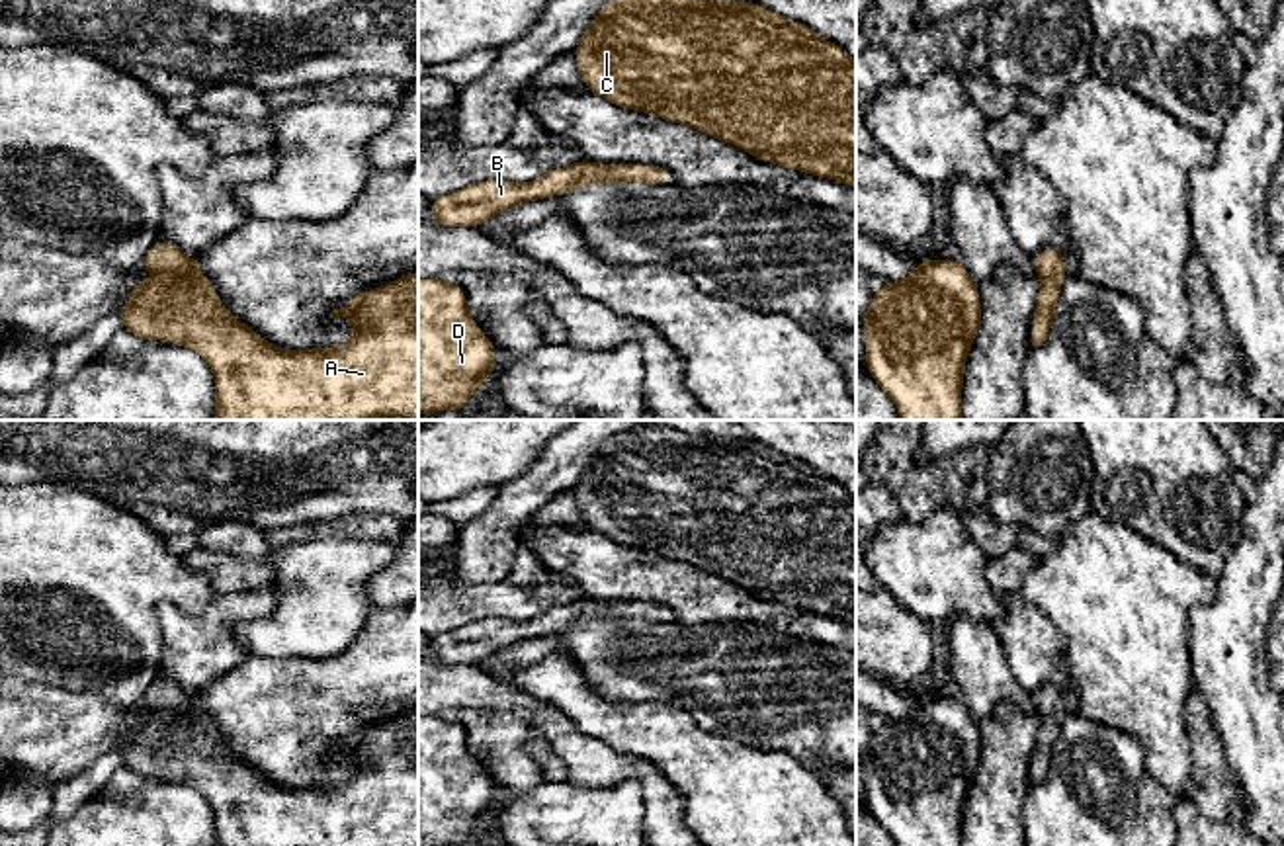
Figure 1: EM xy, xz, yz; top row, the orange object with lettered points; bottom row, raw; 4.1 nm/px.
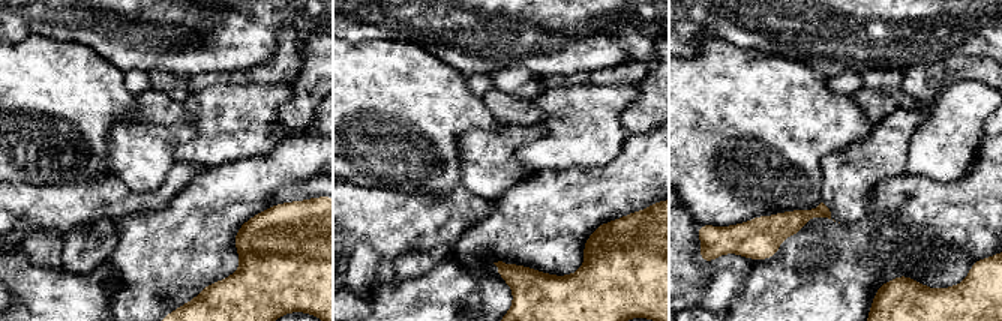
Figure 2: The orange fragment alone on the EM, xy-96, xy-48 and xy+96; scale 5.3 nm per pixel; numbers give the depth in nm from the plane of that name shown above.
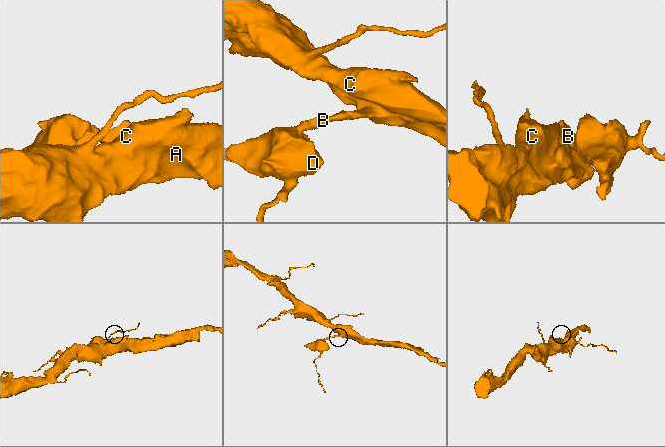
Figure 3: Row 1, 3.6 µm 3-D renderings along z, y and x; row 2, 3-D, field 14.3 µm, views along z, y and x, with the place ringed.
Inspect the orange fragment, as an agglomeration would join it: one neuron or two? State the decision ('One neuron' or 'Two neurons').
One neuron

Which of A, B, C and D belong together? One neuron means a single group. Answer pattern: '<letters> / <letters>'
A B C D

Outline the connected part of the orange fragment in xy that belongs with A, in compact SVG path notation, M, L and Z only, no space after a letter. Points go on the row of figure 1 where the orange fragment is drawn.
M158 240L141 262L154 279L131 285L131 301L117 309L123 328L143 340L174 342L199 352L215 373L215 420L375 420L379 416L418 420L418 272L360 291L332 313L330 318L344 317L356 326L344 346L287 350L270 344L223 307L213 281L201 275L197 260L174 242Z

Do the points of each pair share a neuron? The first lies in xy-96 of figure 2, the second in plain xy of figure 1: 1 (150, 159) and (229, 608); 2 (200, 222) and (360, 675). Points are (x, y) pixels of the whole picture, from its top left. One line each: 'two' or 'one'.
1: one
2: one

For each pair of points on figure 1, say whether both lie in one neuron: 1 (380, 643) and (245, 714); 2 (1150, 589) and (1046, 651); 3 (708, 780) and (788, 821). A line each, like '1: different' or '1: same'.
1: same
2: different
3: same

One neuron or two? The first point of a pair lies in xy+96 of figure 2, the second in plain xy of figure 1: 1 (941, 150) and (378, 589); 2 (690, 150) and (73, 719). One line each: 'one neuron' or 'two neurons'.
1: two neurons
2: two neurons

